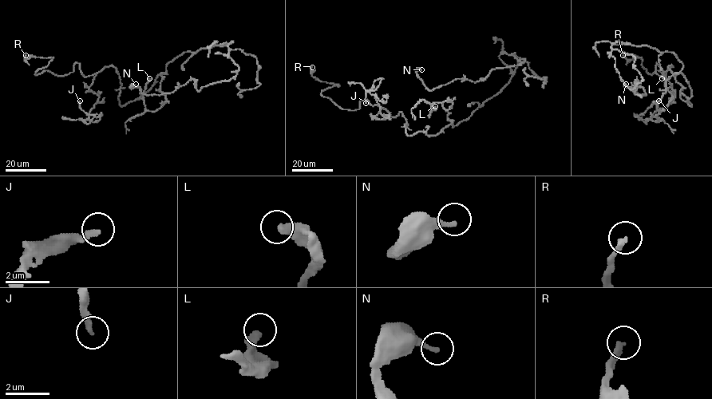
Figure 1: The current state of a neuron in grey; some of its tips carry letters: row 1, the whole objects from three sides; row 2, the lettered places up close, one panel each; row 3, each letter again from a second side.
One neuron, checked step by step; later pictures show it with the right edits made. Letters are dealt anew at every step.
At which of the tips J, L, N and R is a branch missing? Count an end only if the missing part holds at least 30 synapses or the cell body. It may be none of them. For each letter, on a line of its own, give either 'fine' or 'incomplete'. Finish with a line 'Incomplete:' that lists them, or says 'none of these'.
J: fine
L: fine
N: fine
R: incomplete
Incomplete: R

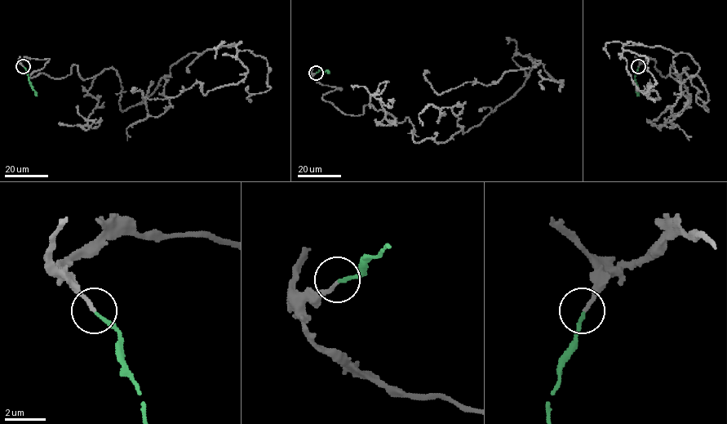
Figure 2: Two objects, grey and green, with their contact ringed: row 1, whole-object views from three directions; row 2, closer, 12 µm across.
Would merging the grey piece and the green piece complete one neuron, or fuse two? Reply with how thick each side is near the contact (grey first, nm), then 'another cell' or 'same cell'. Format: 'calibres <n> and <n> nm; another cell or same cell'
calibres 170 and 160 nm; same cell

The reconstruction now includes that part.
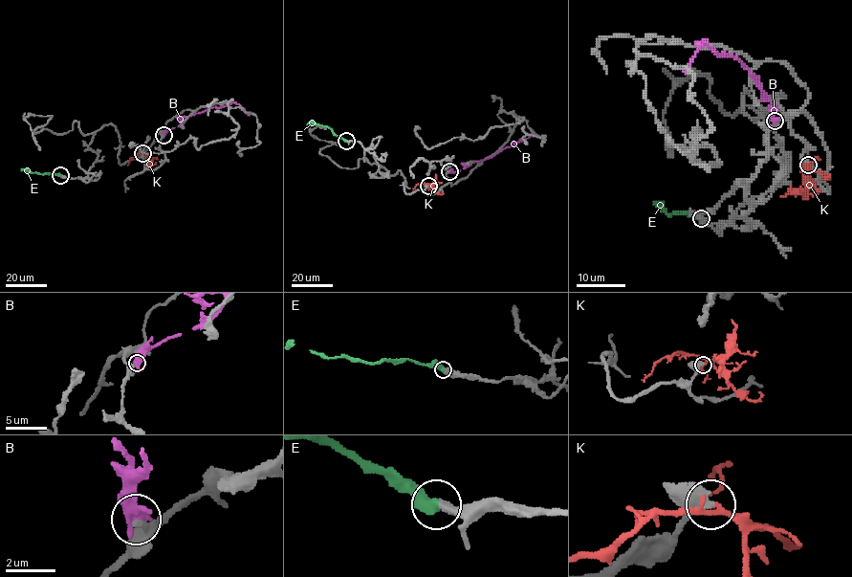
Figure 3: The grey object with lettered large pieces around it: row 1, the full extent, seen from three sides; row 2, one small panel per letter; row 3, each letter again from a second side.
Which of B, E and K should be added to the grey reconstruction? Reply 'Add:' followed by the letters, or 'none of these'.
Add: E

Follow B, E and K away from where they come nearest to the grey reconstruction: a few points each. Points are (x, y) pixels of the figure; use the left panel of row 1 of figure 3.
B: (163, 135), (189, 116), (211, 107), (238, 103), (250, 114)
E: (60, 175), (20, 170)
K: (142, 153), (131, 158), (127, 166)

